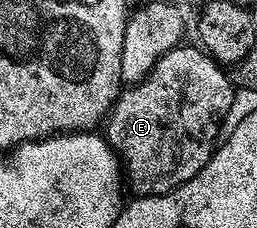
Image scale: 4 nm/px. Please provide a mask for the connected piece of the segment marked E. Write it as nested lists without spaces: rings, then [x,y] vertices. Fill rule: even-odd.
[[[187,44],[161,54],[143,80],[128,84],[127,90],[116,96],[106,118],[105,140],[121,162],[126,184],[128,181],[139,195],[172,193],[177,186],[184,185],[193,179],[193,175],[200,173],[217,148],[215,136],[219,133],[219,124],[235,101],[235,89],[227,78],[228,70],[210,53]]]

